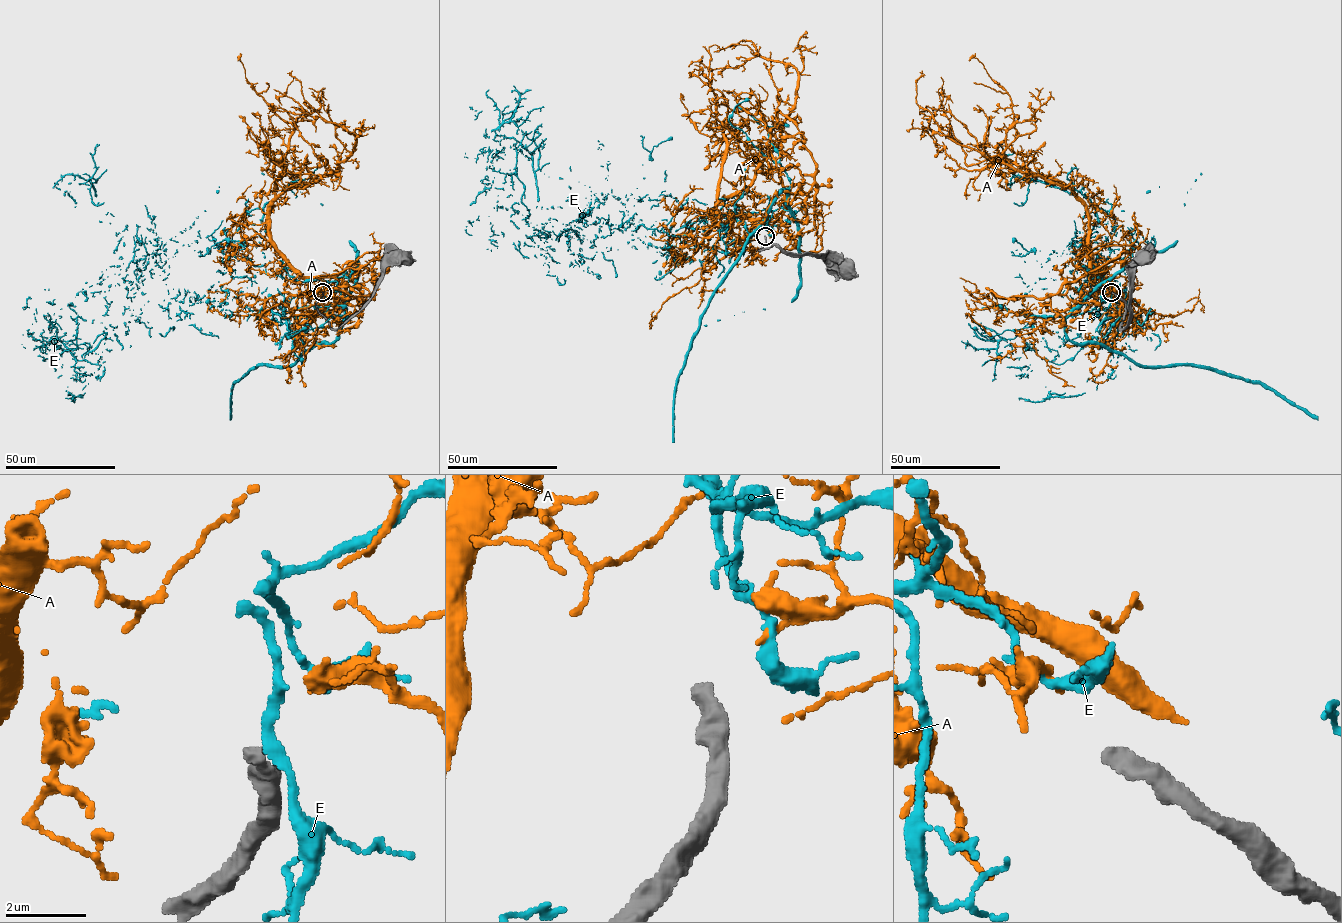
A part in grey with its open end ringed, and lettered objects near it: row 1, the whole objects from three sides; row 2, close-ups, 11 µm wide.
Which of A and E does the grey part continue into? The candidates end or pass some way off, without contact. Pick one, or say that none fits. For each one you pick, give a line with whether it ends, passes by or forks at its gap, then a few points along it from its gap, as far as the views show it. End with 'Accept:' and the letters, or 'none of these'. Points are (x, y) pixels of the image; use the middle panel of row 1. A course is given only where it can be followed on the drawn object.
Accept: none of these

